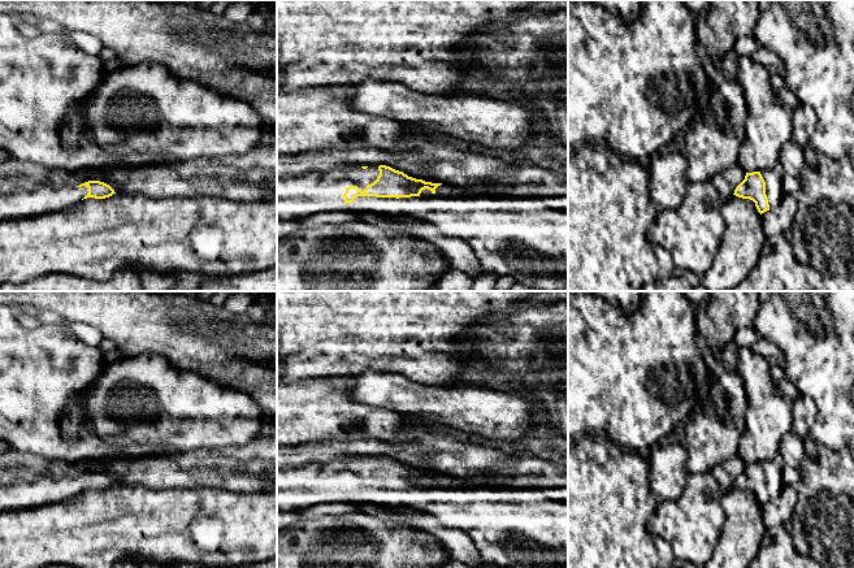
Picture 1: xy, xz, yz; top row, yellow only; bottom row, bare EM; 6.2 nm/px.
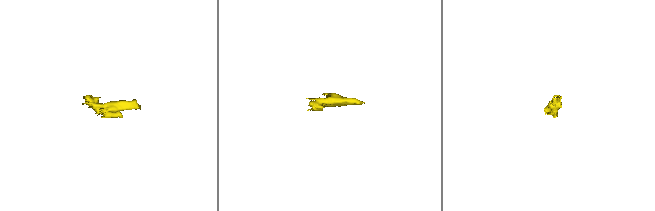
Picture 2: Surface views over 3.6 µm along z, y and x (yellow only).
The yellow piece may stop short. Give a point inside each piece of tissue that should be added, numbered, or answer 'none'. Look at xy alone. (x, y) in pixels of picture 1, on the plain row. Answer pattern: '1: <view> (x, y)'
1: xy (18, 495)

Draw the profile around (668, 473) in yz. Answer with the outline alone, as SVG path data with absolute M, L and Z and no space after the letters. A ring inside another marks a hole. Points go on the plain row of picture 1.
M677 442L654 443L649 458L649 485L659 500L677 500L688 481L688 451Z

